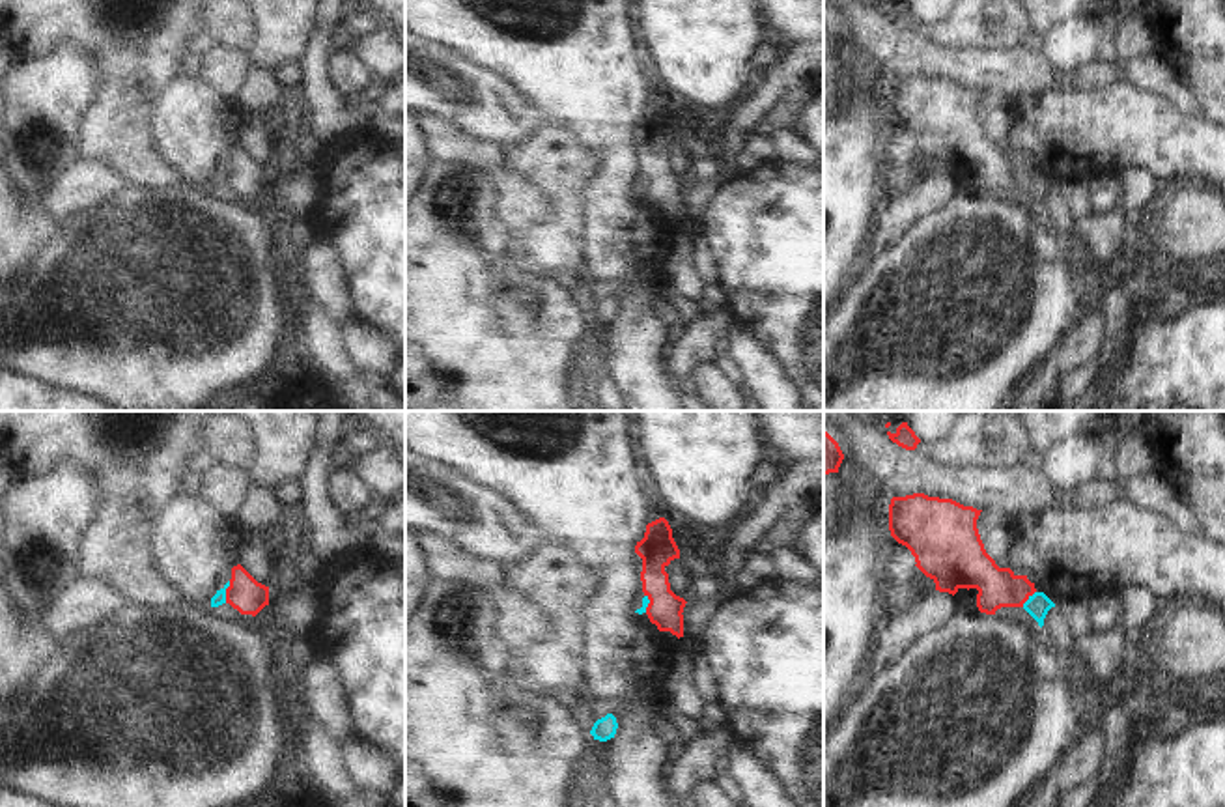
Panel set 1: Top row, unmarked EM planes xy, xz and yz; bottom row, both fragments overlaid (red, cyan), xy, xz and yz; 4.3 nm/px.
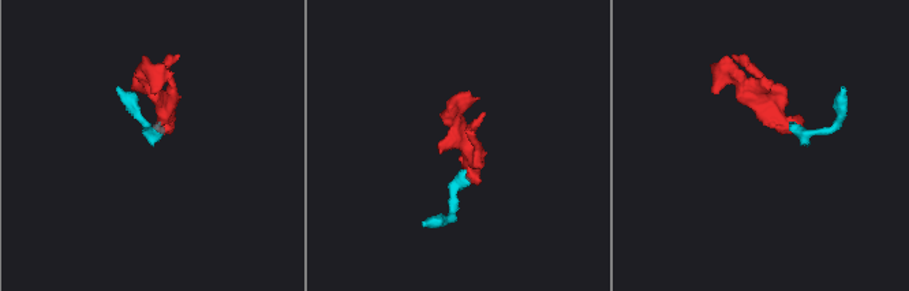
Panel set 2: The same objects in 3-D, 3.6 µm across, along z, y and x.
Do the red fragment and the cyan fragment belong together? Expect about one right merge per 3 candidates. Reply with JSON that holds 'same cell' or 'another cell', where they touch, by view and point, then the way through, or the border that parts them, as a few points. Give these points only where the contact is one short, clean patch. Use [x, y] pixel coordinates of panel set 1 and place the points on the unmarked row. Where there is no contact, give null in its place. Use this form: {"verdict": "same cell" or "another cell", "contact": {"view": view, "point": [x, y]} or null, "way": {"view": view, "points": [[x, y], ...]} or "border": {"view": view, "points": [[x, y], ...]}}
{"verdict": "another cell", "contact": {"view": "xy", "point": [226, 174]}, "border": {"view": "xy", "points": [[230, 163], [225, 184]]}}

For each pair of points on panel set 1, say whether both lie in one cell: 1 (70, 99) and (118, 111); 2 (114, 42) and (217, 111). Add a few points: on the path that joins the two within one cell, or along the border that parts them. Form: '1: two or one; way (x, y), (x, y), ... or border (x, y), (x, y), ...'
1: two; border (96, 62), (101, 86), (83, 114), (79, 148)
2: two; border (176, 79), (159, 96), (150, 118)

